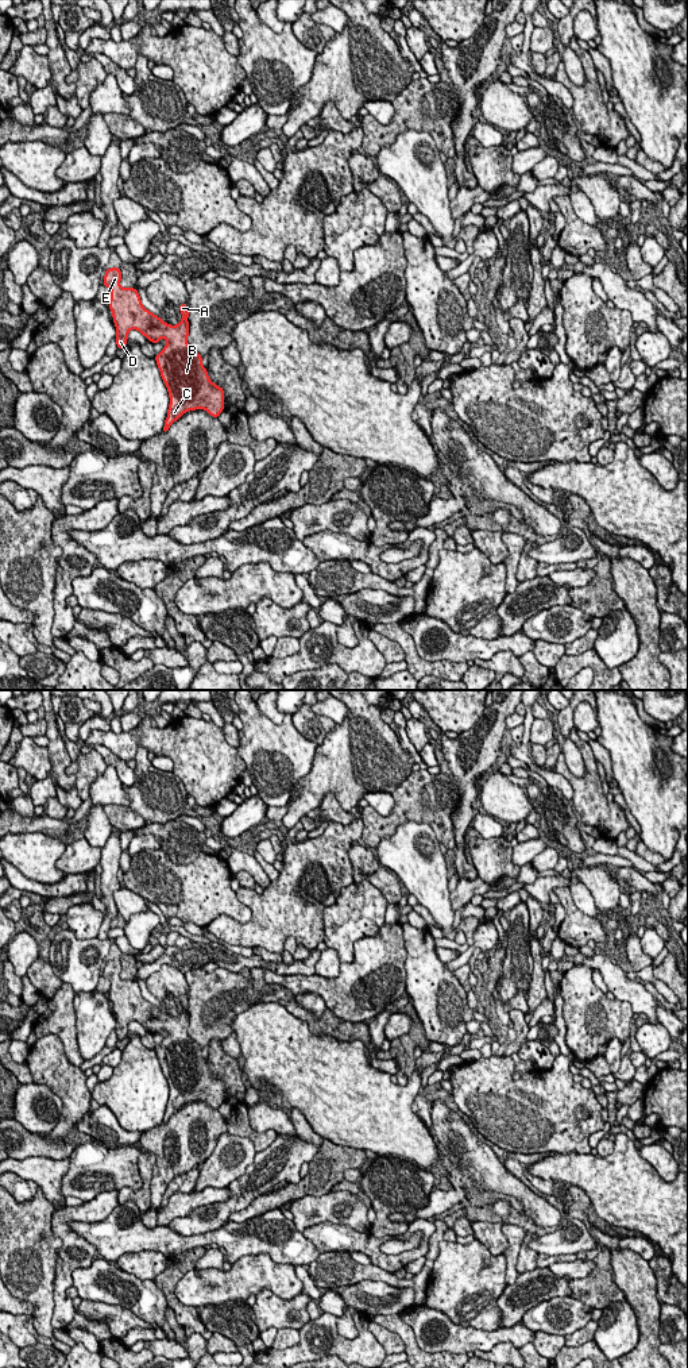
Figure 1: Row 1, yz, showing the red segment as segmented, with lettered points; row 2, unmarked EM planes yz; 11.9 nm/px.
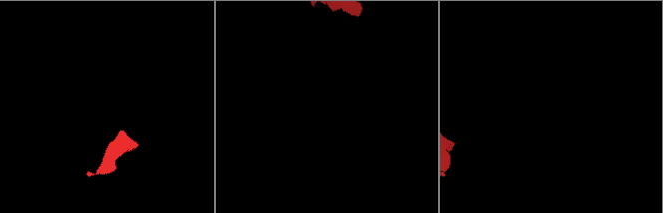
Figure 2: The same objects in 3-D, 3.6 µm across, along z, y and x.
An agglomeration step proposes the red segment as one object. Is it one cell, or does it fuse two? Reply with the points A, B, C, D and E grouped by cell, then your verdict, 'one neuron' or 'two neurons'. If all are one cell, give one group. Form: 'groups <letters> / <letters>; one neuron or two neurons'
groups A B C D E; one neuron

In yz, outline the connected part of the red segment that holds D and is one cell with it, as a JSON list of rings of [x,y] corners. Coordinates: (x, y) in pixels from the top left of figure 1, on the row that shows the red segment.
[[[112,267],[105,271],[104,286],[111,290],[109,309],[116,327],[117,348],[127,346],[128,332],[138,330],[147,340],[159,343],[166,339],[161,354],[155,355],[161,377],[167,388],[170,404],[162,432],[183,413],[205,409],[219,417],[224,411],[224,389],[210,381],[202,357],[189,346],[189,312],[179,305],[182,320],[177,325],[165,323],[142,305],[135,288],[121,288],[121,271]]]

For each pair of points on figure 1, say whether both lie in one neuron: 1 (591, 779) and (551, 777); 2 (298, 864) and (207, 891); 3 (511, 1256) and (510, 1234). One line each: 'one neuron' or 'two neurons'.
1: two neurons
2: two neurons
3: one neuron

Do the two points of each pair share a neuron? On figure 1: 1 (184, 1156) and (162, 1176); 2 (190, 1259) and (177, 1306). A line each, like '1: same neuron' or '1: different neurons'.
1: same neuron
2: same neuron

